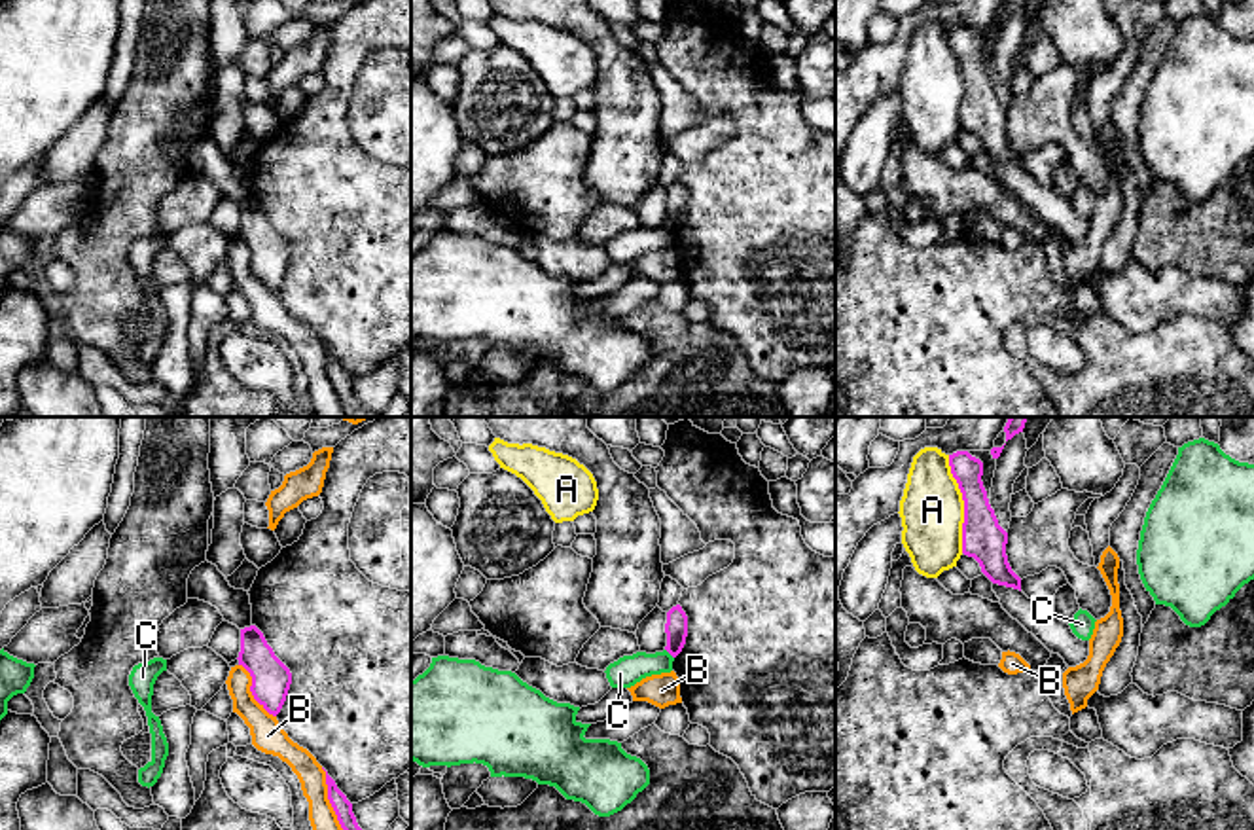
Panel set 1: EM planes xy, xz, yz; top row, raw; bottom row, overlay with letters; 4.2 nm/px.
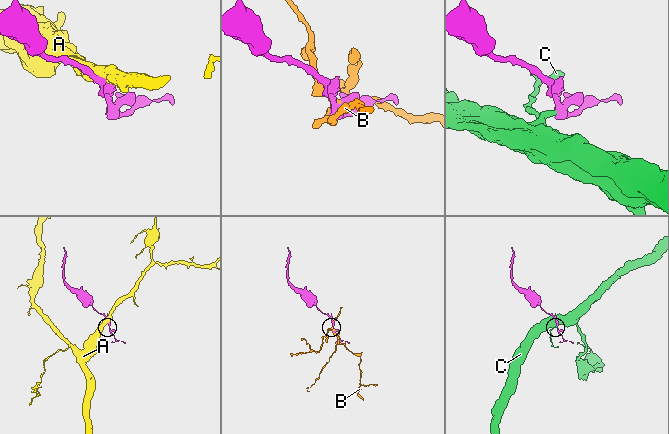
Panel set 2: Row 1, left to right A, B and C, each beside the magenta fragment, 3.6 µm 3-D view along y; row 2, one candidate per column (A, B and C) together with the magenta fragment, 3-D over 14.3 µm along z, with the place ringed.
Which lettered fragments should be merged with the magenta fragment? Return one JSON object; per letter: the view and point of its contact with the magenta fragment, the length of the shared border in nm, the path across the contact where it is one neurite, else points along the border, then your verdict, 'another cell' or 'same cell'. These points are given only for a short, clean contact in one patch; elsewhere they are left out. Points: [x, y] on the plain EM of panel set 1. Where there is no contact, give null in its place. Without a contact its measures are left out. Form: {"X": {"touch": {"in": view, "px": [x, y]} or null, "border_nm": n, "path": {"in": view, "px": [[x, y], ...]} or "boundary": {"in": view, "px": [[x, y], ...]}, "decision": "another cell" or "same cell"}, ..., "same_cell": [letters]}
{"A": {"touch": {"in": "yz", "px": [965, 80]}, "border_nm": 420, "boundary": {"in": "yz", "px": [[948, 31], [948, 40], [963, 76], [963, 127]]}, "decision": "another cell"}, "B": {"touch": {"in": "xy", "px": [328, 374]}, "border_nm": 280, "decision": "another cell"}, "C": {"touch": {"in": "xz", "px": [669, 228]}, "border_nm": 60, "boundary": {"in": "xz", "px": [[665, 224], [673, 234]]}, "decision": "another cell"}, "same_cell": []}

